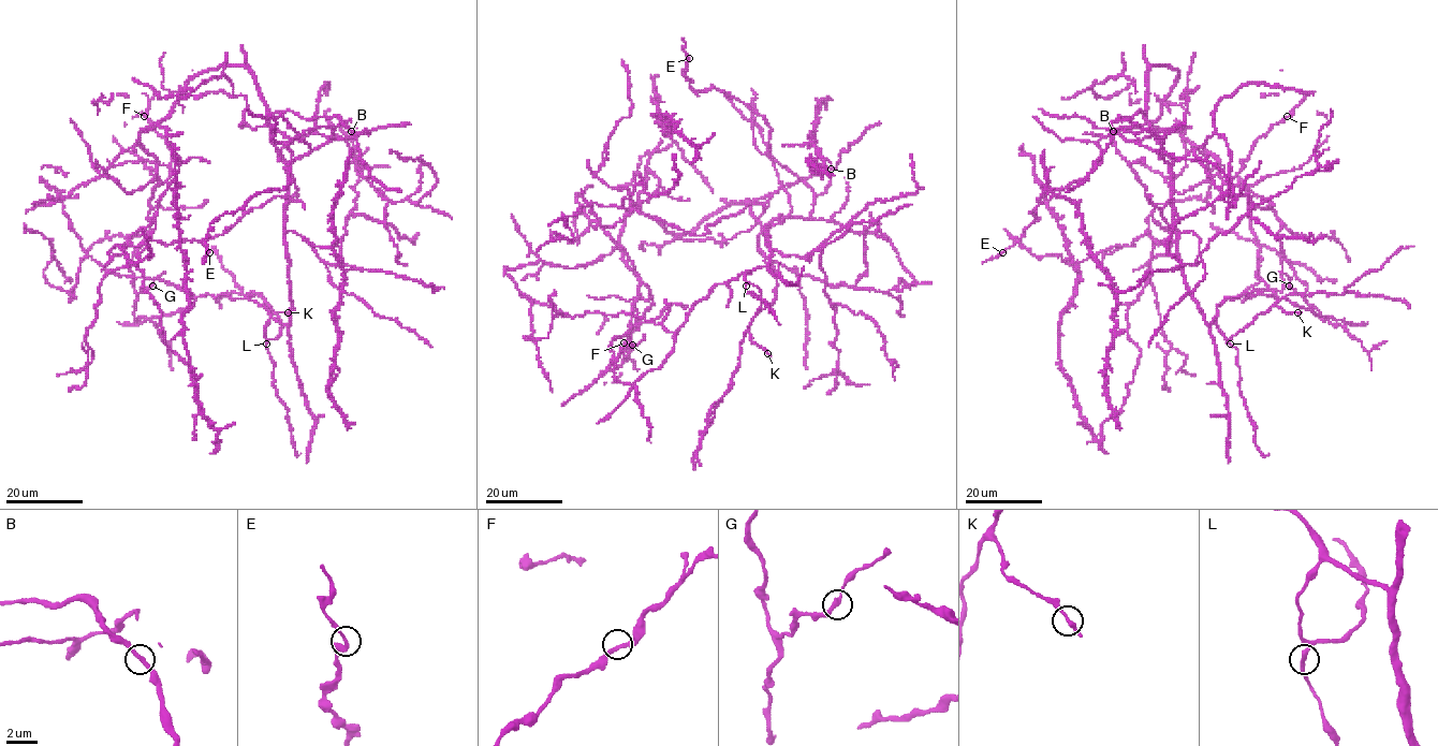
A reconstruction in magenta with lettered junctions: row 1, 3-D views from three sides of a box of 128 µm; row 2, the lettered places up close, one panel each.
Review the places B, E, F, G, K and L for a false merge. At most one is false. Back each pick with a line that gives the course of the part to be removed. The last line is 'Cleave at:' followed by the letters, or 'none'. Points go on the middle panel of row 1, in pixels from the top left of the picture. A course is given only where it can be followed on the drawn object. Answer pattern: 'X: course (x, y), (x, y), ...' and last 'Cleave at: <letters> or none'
Cleave at: none

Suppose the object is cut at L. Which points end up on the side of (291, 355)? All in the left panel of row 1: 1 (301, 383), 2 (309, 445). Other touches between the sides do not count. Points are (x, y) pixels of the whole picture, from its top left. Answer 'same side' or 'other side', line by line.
1: same side
2: same side

